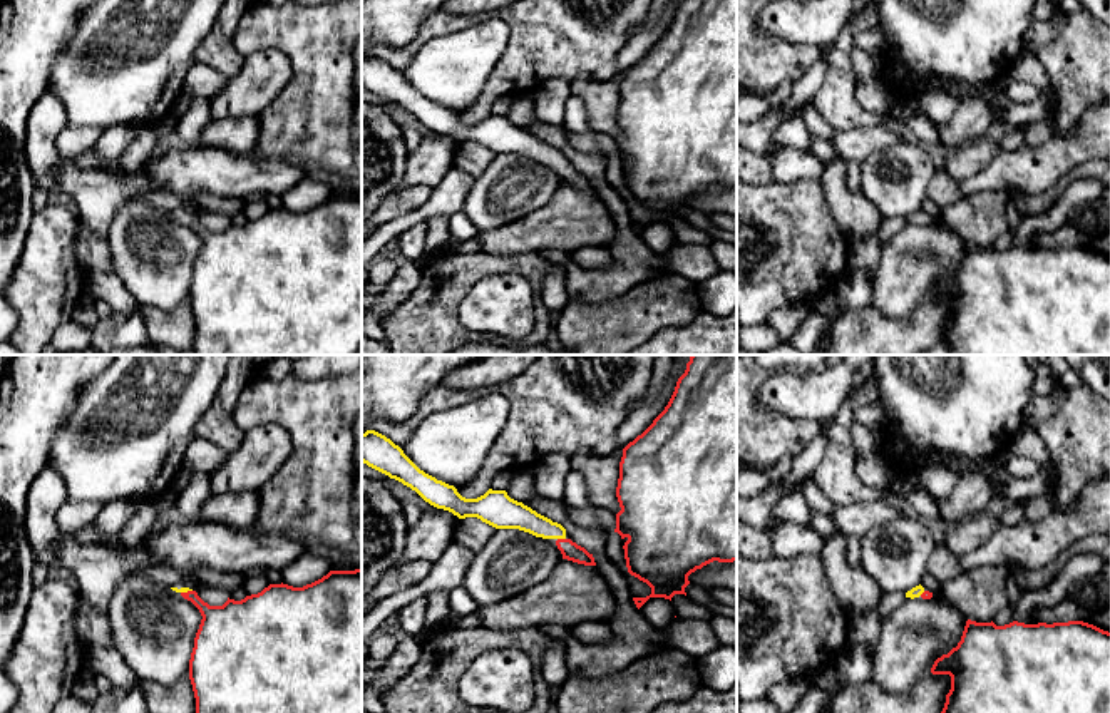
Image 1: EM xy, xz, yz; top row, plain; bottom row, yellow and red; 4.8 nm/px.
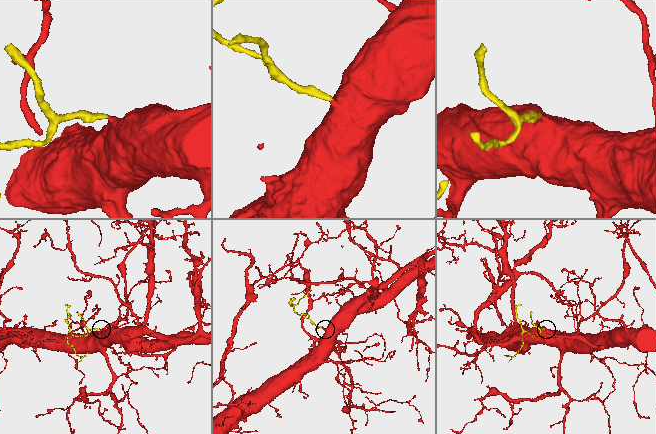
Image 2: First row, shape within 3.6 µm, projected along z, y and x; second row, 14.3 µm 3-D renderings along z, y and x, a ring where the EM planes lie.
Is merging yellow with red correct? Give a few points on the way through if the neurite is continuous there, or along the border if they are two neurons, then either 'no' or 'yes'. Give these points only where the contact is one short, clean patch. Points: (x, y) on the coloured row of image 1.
across xz (514, 516), (553, 529), (561, 538), (571, 551) | yes

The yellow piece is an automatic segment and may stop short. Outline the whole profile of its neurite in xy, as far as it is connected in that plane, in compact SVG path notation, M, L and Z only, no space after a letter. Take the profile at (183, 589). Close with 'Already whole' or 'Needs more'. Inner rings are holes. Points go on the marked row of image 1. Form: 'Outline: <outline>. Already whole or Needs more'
Outline: M362 569L330 571L321 579L303 587L270 584L258 594L241 601L229 599L223 606L209 606L189 587L171 587L191 601L203 619L194 638L189 659L189 680L196 698L196 713L362 713Z. Needs more

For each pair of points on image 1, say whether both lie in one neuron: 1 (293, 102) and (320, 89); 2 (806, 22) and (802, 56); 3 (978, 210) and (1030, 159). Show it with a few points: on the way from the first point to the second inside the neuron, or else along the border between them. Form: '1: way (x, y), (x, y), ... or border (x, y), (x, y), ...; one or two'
1: way (300, 102), (307, 102), (313, 96); one
2: border (765, 34), (775, 39), (811, 42), (821, 49); two
3: border (1005, 191), (973, 191), (966, 194); two

